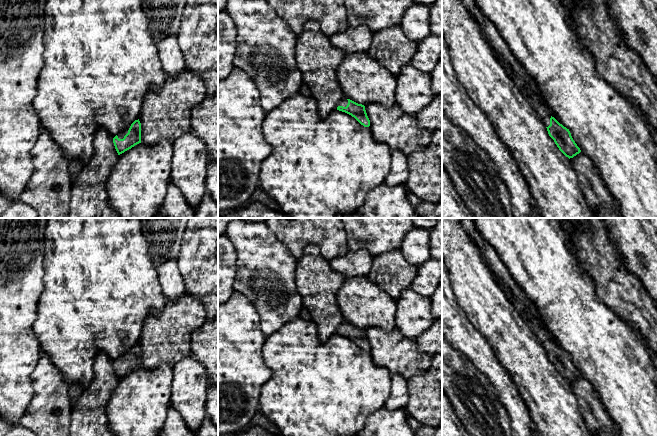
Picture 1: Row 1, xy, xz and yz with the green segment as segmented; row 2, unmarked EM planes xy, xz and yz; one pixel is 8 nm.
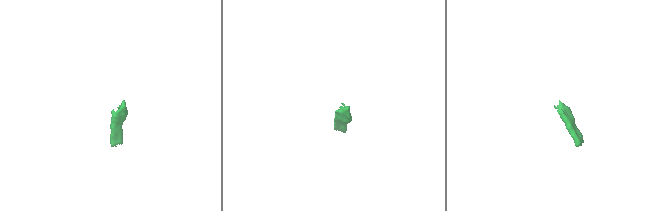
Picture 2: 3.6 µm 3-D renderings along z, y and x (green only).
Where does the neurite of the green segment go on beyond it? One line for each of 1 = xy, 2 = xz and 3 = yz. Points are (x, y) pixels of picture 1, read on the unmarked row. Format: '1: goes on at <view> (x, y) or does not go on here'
1: goes on at xy (121, 359)
2: goes on at xz (344, 325)
3: goes on at yz (535, 325)

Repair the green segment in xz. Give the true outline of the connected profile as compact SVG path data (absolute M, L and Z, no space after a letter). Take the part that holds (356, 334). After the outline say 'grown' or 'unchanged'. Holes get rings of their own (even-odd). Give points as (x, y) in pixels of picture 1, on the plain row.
M344 321L340 325L340 327L337 331L337 334L351 339L364 351L370 350L370 344L367 340L365 330L362 328L358 328L358 327Z; grown

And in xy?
M135 344L128 352L113 362L118 379L141 367L141 347Z; grown

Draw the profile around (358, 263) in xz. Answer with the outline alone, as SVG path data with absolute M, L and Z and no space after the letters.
M367 250L348 251L347 254L333 258L329 265L335 272L341 273L346 279L367 276L371 270L374 256Z

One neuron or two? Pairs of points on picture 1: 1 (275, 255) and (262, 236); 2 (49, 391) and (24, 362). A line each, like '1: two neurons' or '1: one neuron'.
1: one neuron
2: two neurons

